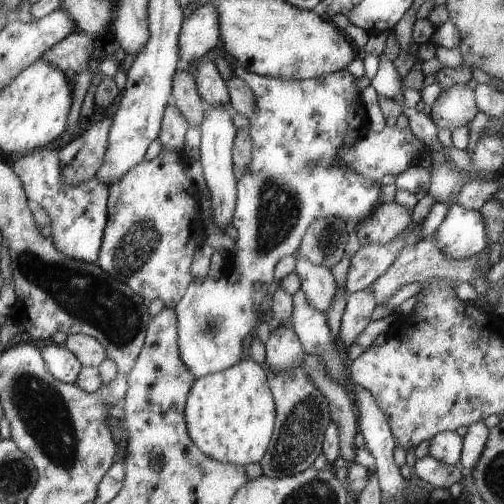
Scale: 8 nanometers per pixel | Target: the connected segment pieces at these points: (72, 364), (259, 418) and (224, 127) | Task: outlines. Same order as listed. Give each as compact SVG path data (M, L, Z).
M50 344L41 348L49 373L63 383L75 384L83 368L77 355L63 344Z
M248 357L229 369L195 379L186 399L185 421L188 436L200 452L218 462L233 465L246 466L262 460L268 452L275 425L275 402L266 371Z
M226 107L207 108L206 116L200 127L200 162L204 180L210 191L212 218L218 228L224 229L233 222L237 204L237 177L233 170L233 146L236 144L237 129L233 124L233 111Z

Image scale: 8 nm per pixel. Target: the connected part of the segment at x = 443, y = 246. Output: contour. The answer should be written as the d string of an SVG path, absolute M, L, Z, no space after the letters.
M450 206L442 224L430 237L449 259L464 260L488 248L485 222L479 211Z

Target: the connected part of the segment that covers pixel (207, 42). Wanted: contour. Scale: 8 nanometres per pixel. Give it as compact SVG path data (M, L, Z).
M212 5L196 7L181 26L181 40L178 41L181 49L180 69L186 69L194 58L202 58L212 48L218 51L216 44L220 39L220 19L215 8Z

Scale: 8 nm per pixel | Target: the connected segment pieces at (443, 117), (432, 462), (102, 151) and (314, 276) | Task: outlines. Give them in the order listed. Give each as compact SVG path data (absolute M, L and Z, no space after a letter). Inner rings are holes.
M454 85L444 89L432 102L429 117L438 129L453 131L467 125L478 114L475 92L468 85Z
M430 454L416 461L415 469L420 480L434 484L437 488L449 488L452 484L461 482L463 477L460 466L444 464Z
M109 112L106 119L94 122L86 132L61 149L61 177L65 185L80 185L96 176L105 160L112 124L112 113Z
M299 252L294 254L295 269L301 282L301 291L306 294L309 303L320 312L327 311L338 284L332 275L331 269L324 265L310 262Z

